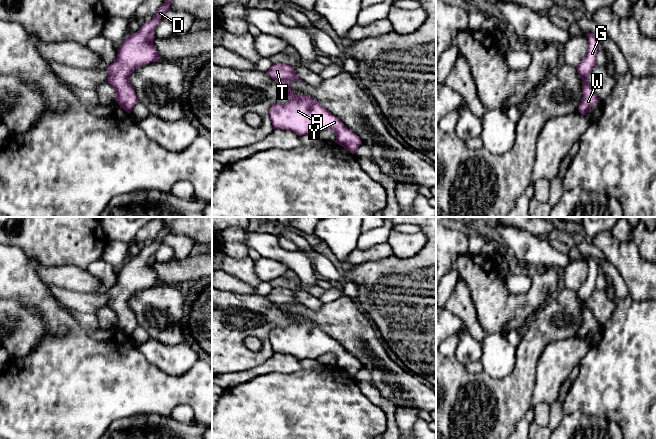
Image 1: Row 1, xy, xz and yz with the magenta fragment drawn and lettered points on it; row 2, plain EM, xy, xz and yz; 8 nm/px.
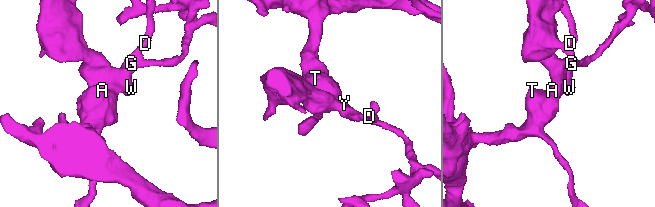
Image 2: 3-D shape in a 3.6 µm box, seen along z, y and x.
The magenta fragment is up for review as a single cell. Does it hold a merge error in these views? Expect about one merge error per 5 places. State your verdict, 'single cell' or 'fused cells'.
single cell

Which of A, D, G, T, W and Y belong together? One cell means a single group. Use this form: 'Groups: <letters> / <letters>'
Groups: A D G T W Y

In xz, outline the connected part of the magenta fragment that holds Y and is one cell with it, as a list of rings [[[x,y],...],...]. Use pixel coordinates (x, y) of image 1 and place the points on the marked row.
[[[274,63],[266,73],[282,86],[289,95],[286,103],[277,103],[269,109],[269,117],[274,129],[288,130],[302,135],[317,135],[323,130],[336,132],[335,143],[355,154],[362,144],[359,136],[349,130],[341,120],[323,107],[311,95],[296,95],[290,88],[291,81],[302,81],[294,67],[283,63]]]

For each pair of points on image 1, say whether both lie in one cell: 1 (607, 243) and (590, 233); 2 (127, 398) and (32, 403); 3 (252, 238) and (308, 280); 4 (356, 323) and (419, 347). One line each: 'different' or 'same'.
1: different
2: same
3: same
4: different

